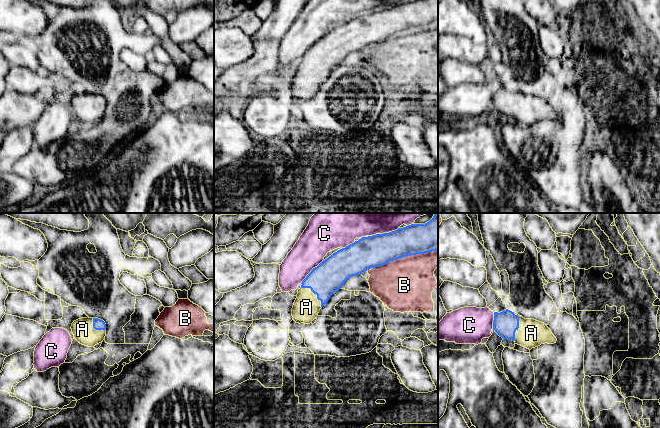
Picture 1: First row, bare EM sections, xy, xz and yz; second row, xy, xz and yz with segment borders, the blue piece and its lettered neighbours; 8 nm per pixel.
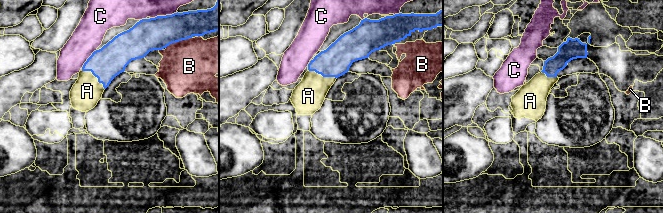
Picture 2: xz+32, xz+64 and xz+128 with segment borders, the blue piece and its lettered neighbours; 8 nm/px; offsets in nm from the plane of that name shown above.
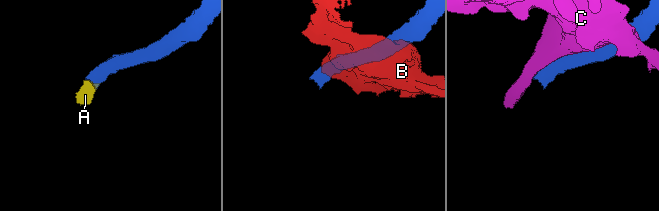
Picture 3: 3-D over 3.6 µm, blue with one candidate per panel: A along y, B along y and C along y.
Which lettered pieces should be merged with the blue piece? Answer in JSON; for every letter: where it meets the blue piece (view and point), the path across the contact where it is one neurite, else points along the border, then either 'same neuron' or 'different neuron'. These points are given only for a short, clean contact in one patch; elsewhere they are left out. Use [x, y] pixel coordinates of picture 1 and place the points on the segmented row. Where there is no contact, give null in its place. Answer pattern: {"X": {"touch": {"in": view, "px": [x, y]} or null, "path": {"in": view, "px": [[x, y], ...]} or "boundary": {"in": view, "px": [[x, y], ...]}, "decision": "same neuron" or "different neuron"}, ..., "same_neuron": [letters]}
{"A": {"touch": {"in": "xz", "px": [315, 293]}, "path": {"in": "xz", "px": [[329, 276], [315, 293], [306, 307]]}, "decision": "same neuron"}, "B": {"touch": {"in": "xz", "px": [404, 256]}, "decision": "different neuron"}, "C": {"touch": {"in": "xz", "px": [383, 233]}, "decision": "different neuron"}, "same_neuron": ["A"]}

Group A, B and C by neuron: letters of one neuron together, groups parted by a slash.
A / B / C

